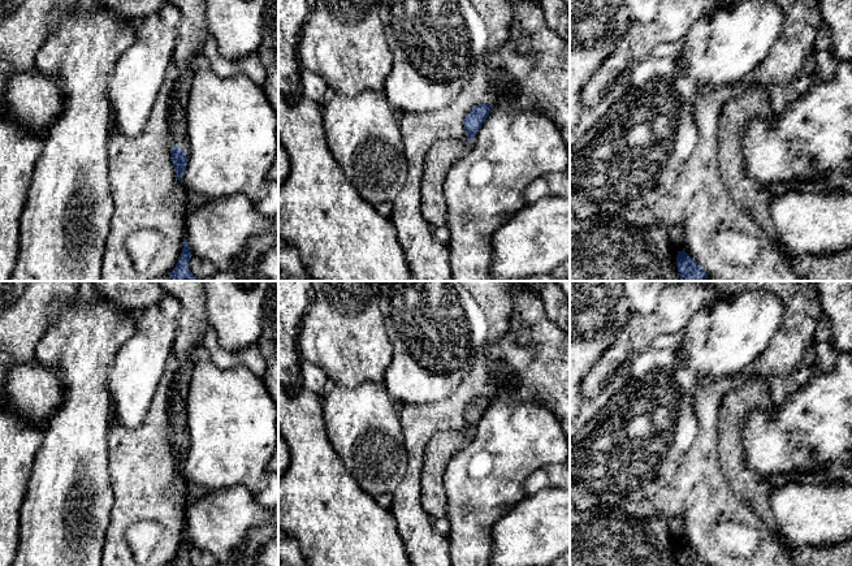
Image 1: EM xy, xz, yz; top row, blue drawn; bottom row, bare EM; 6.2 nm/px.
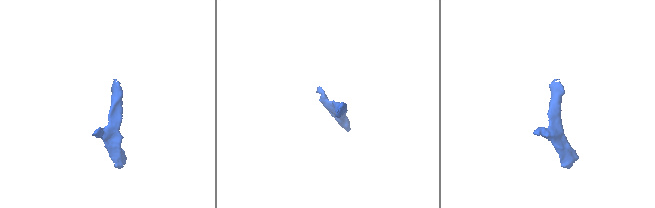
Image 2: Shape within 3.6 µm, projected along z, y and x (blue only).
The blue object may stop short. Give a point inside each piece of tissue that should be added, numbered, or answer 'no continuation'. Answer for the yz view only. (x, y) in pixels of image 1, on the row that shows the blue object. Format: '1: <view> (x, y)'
no continuation

